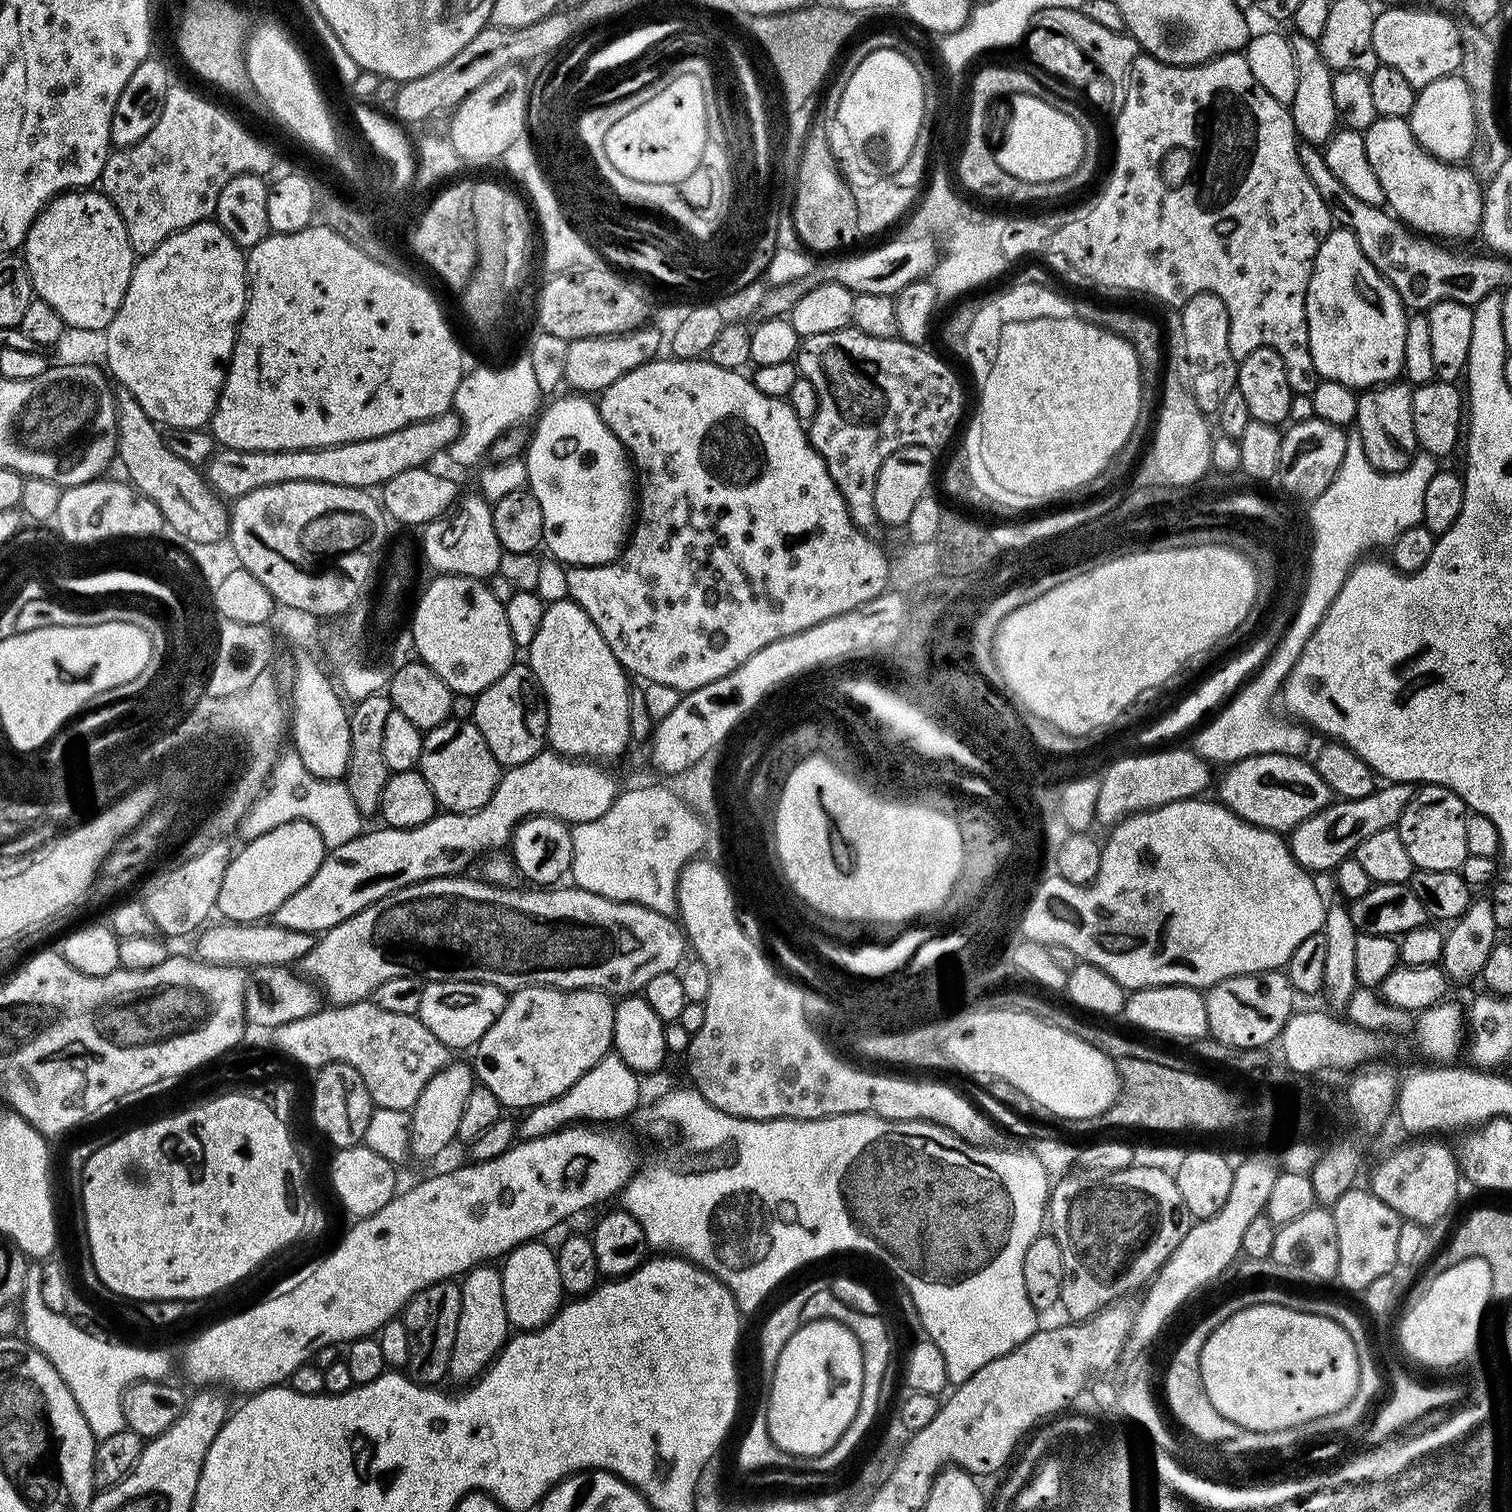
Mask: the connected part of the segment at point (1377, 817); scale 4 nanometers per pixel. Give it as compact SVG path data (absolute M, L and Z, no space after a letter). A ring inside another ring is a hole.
M1384 782L1373 792L1366 794L1366 798L1353 800L1340 798L1327 804L1322 810L1303 820L1297 828L1292 829L1287 837L1292 857L1313 874L1331 873L1341 862L1349 859L1357 846L1366 842L1366 838L1370 838L1370 834L1378 834L1378 830L1397 827L1402 810L1406 810L1406 806L1412 801L1413 791L1411 784Z

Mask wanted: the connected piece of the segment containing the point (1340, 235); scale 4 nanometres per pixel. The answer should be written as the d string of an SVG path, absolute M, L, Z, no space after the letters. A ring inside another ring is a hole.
M1333 227L1312 259L1312 277L1306 294L1306 322L1310 358L1314 358L1314 366L1323 379L1353 390L1367 390L1391 384L1403 373L1408 325L1406 309L1394 286L1390 286L1374 266L1370 266L1366 254L1362 254L1362 246L1358 246L1358 238L1354 238L1350 230Z

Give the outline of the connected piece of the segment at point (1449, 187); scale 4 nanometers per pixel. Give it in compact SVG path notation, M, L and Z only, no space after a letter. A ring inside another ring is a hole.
M1377 117L1374 123L1369 126L1369 128L1364 129L1364 141L1366 142L1366 158L1370 158L1370 167L1374 169L1374 175L1378 178L1378 183L1382 186L1382 194L1384 195L1384 204L1390 209L1393 216L1397 220L1403 222L1408 226L1408 228L1415 230L1417 233L1425 234L1431 236L1434 234L1436 238L1442 238L1438 236L1445 236L1448 240L1464 240L1467 236L1472 236L1481 231L1481 224L1483 222L1483 204L1484 204L1484 191L1482 187L1482 180L1480 182L1479 178L1471 172L1470 169L1464 168L1468 166L1461 166L1456 162L1449 162L1446 160L1439 160L1437 156L1432 156L1426 149L1423 148L1419 142L1414 138L1412 133L1412 127L1408 125L1406 118L1386 118Z

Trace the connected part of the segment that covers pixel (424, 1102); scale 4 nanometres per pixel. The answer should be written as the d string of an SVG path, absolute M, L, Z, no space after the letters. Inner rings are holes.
M450 1062L442 1070L438 1070L438 1074L430 1078L430 1082L426 1082L418 1102L410 1110L408 1146L413 1157L416 1155L420 1160L432 1160L451 1140L457 1139L458 1122L473 1086L474 1069L468 1062Z

